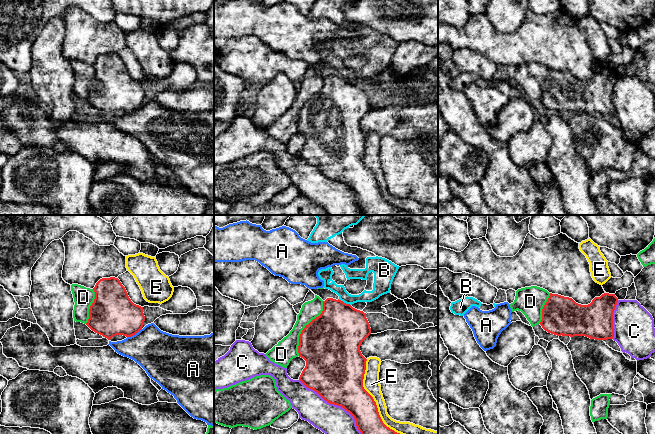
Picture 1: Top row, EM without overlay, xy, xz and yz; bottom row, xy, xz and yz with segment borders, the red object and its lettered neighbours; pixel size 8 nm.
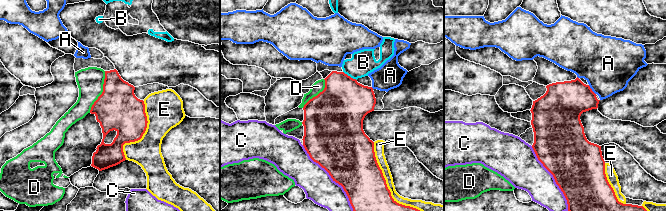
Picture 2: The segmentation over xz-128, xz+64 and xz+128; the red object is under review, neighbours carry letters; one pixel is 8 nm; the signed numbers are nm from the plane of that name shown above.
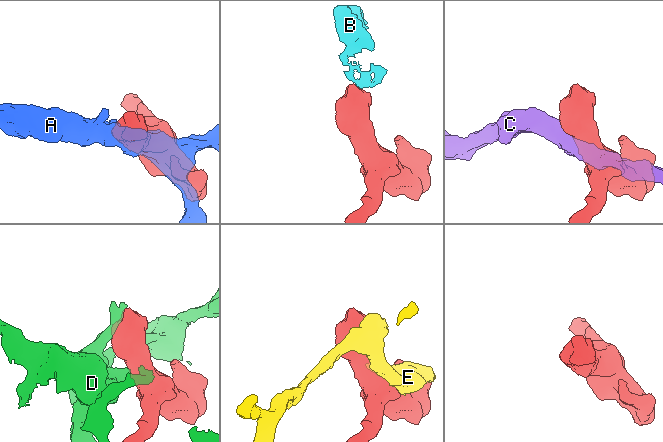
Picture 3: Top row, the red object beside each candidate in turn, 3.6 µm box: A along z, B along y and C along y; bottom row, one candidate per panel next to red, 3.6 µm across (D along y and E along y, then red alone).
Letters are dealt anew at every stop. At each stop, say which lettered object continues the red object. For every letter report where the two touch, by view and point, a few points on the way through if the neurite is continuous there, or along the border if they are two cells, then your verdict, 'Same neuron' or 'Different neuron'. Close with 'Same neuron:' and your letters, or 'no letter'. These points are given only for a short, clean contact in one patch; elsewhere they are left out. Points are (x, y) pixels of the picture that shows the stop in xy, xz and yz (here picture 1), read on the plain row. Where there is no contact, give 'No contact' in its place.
A: Touches red at xy (134, 110). Boundary: xy (141, 104), (127, 113). Different neuron
B: Touches red at xz (343, 78). Boundary: xz (338, 75), (350, 81). Different neuron
C: Touches red at xz (337, 181). Different neuron
D: Touches red at xz (305, 103). Different neuron
E: Touches red at xz (376, 181). Different neuron
Same neuron: no letter

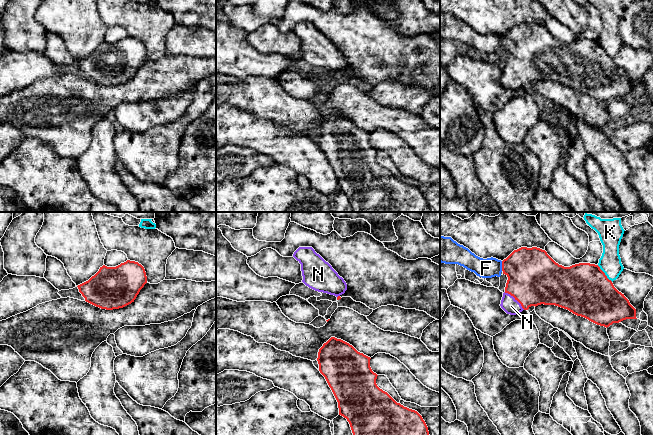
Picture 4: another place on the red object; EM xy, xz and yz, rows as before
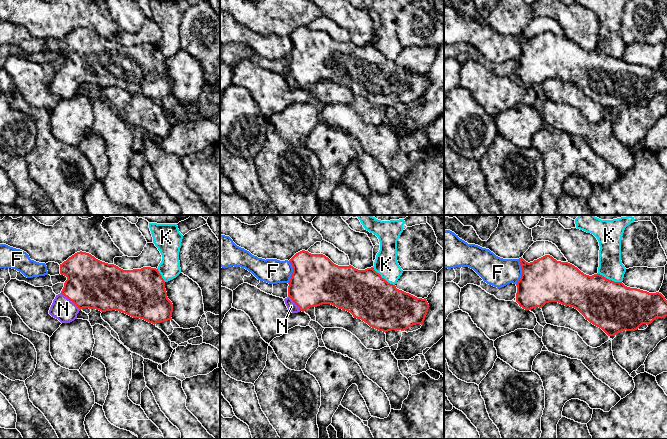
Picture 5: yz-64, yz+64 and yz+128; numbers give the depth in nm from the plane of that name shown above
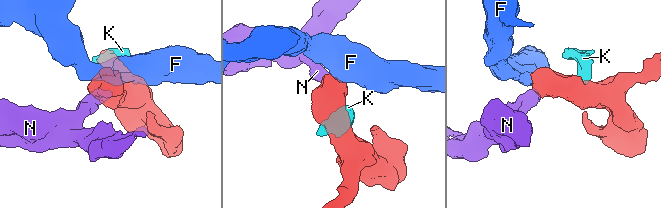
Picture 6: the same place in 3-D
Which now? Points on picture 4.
F: Touches red at yz (502, 42). Boundary: yz (501, 37), (502, 46). Different neuron
K: Touches red at yz (604, 50). Boundary: yz (597, 41), (612, 57). Different neuron
N: Touches red at yz (515, 75). Path across: yz (534, 54), (515, 75), (511, 82). Same neuron
Same neuron: N

